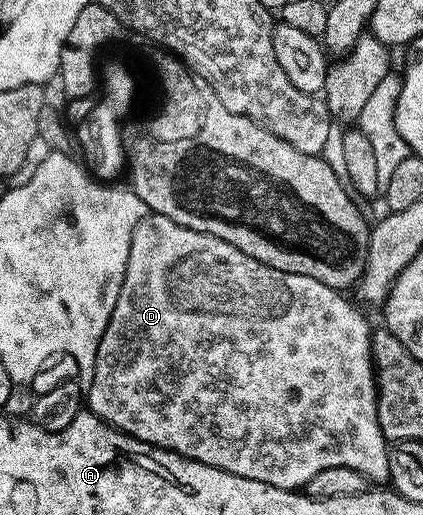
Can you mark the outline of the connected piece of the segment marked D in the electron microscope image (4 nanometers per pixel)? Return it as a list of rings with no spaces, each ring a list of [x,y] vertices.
[[[148,214],[133,233],[125,281],[121,285],[113,317],[109,317],[105,333],[97,345],[93,381],[86,389],[86,406],[118,431],[145,441],[150,447],[176,451],[187,459],[237,473],[237,477],[265,481],[265,485],[277,485],[290,491],[303,489],[310,479],[321,473],[321,469],[334,467],[353,469],[369,481],[375,482],[376,479],[379,482],[376,484],[386,484],[391,478],[391,451],[377,417],[379,388],[375,382],[375,364],[371,354],[373,327],[358,311],[360,308],[354,302],[351,304],[347,297],[344,292],[334,291],[329,285],[321,285],[321,281],[313,277],[273,269],[209,233],[177,225],[177,221],[164,215]]]

